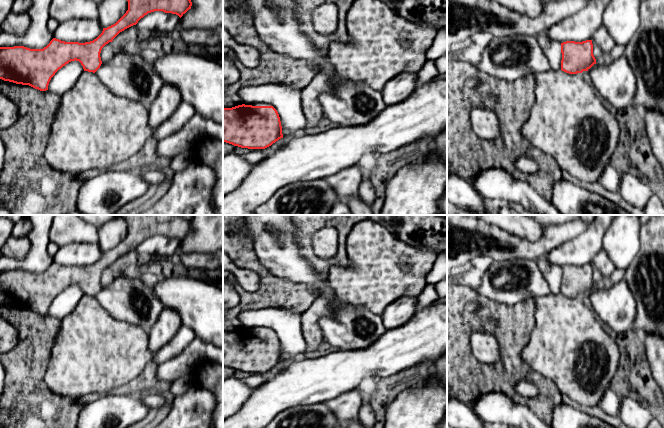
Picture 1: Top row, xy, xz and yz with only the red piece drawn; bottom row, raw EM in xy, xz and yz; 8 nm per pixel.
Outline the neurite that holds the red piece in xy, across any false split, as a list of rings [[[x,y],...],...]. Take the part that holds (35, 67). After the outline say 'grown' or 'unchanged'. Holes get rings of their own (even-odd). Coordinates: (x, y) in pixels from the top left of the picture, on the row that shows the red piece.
[[[127,0],[128,10],[113,25],[103,28],[93,41],[65,42],[53,38],[43,49],[24,46],[0,47],[0,79],[16,84],[29,85],[40,91],[48,90],[51,78],[71,61],[79,61],[84,72],[76,84],[61,96],[59,108],[50,130],[44,157],[57,171],[73,175],[92,170],[106,170],[137,154],[152,139],[155,129],[149,124],[149,108],[112,93],[95,72],[100,68],[102,48],[125,29],[136,25],[148,13],[163,11],[180,18],[191,9],[191,0]]] | grown

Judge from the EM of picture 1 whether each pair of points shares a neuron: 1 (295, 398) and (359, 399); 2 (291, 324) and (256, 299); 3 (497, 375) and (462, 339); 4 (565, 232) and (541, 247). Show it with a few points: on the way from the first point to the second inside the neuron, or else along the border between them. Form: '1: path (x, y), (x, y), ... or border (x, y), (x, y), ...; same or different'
1: border (353, 390), (340, 393), (324, 402); different
2: border (246, 310), (284, 308), (292, 312); different
3: path (485, 375), (462, 354), (462, 351); same
4: path (559, 234), (547, 242); same

